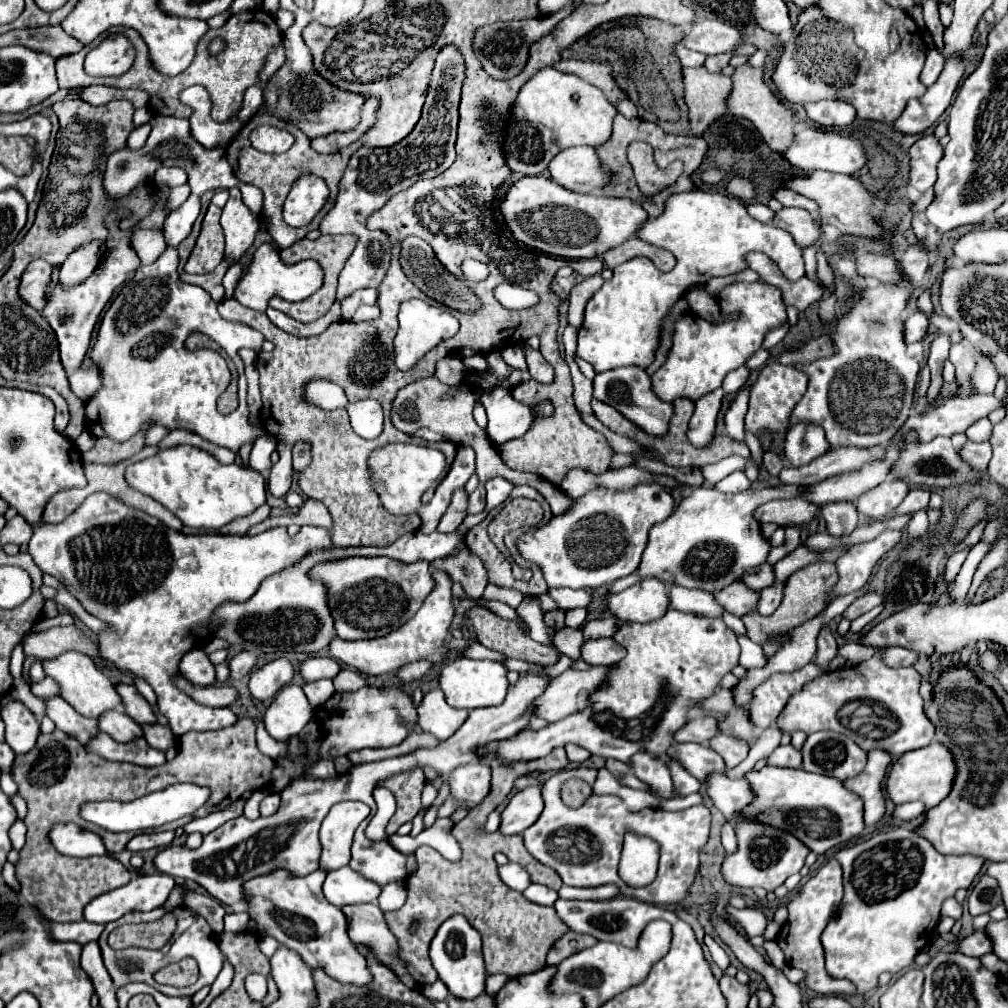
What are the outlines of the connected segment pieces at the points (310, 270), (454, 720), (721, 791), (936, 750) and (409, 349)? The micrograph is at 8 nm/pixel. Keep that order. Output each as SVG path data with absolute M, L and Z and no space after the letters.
M262 244L256 254L252 264L248 266L248 272L242 276L242 280L234 288L234 298L248 308L259 312L265 312L268 302L272 296L282 296L288 302L298 302L314 294L322 286L322 268L315 260L308 259L292 266L284 264L280 260L278 250L272 244Z
M440 688L430 690L424 694L418 710L418 724L424 732L434 734L438 740L450 738L466 720L468 710L458 710L446 704L444 694Z
M714 772L706 778L708 796L712 798L714 806L728 818L738 808L746 806L754 794L750 792L750 786L746 780L730 780L726 772Z
M932 742L930 746L906 752L896 762L892 762L890 774L886 776L886 796L894 804L920 800L924 802L926 808L932 808L948 796L954 774L956 774L956 766L954 766L954 758L948 752L948 748L944 748L938 742Z
M406 300L400 306L398 320L400 320L400 330L394 338L394 352L396 352L394 364L402 371L414 367L428 350L432 350L436 344L448 340L458 332L458 320L446 308L430 306L424 300Z

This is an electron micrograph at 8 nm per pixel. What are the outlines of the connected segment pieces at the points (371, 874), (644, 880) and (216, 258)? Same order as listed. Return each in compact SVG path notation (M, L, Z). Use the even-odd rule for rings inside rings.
M372 814L356 829L351 846L352 859L349 863L354 870L360 870L362 876L374 880L376 884L388 884L394 880L404 880L406 872L406 856L396 852L388 840L372 842L366 838L364 828L368 826Z
M628 832L620 860L620 878L632 886L646 886L654 880L657 869L658 844Z
M210 204L210 220L202 222L202 232L184 266L188 274L212 272L224 256L224 234L219 223L221 208Z

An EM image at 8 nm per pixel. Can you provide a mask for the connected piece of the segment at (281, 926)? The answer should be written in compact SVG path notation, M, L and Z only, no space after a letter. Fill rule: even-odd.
M286 870L256 876L244 886L246 914L258 924L260 934L276 938L286 948L296 950L310 968L324 968L328 976L350 982L368 984L370 972L366 958L358 954L346 934L346 916L340 908L329 904L322 893L326 874L316 870L308 876L292 876Z

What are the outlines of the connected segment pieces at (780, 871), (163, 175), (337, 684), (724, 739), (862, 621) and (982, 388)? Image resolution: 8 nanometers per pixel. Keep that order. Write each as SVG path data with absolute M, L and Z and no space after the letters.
M738 822L734 830L738 838L738 852L728 854L722 864L722 876L732 886L744 886L744 888L760 886L764 890L774 890L780 884L784 884L784 880L790 874L796 874L804 866L804 858L810 852L794 836L782 830L766 828L756 822Z
M160 168L154 176L154 180L158 182L164 182L164 184L170 184L170 188L174 186L180 186L180 184L186 184L186 172L182 172L182 168Z
M342 666L340 676L334 678L334 688L340 692L348 692L348 690L358 690L366 686L366 678L362 674L358 674L356 670L350 670L346 666Z
M718 734L714 736L714 740L710 740L708 748L712 748L714 752L718 752L726 764L726 770L732 770L734 766L738 766L746 754L748 754L748 744L740 742L740 740L734 740L732 736L726 736L726 734Z
M876 606L876 608L872 608L870 612L866 612L866 614L858 616L858 618L856 618L854 622L852 622L850 630L852 630L852 632L858 632L858 634L860 634L860 632L864 630L864 626L866 626L868 622L872 622L872 620L874 620L874 618L876 618L876 616L878 616L878 614L882 612L882 608L884 608L884 606Z
M982 356L978 360L976 372L972 376L972 386L976 388L978 394L992 394L996 388L996 382L998 382L998 374L996 374L992 362Z

